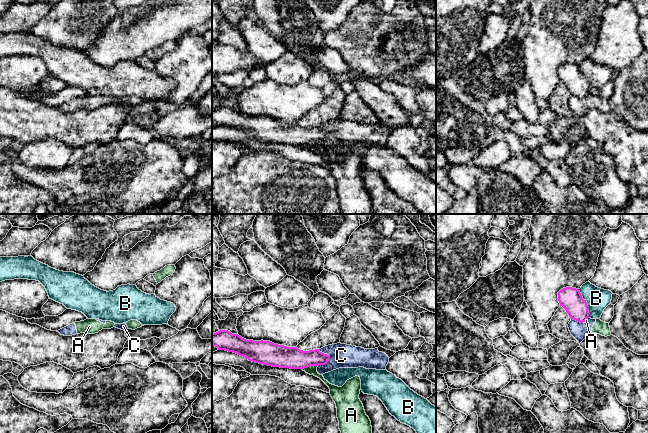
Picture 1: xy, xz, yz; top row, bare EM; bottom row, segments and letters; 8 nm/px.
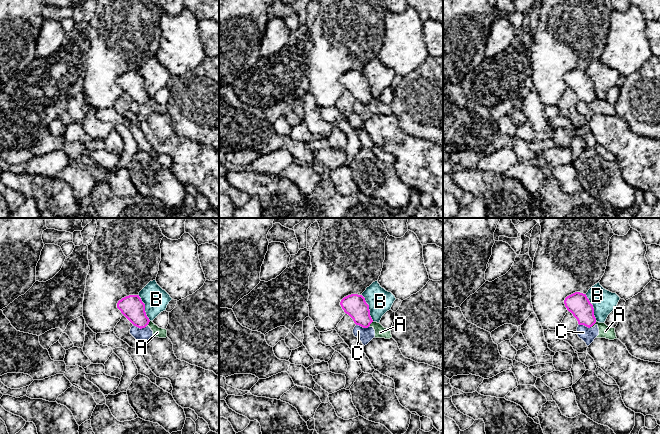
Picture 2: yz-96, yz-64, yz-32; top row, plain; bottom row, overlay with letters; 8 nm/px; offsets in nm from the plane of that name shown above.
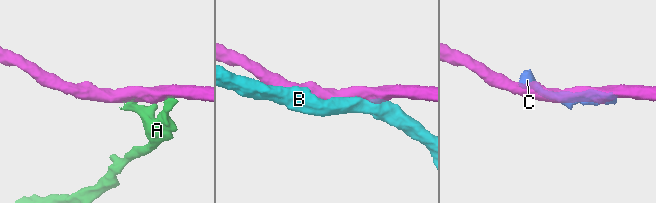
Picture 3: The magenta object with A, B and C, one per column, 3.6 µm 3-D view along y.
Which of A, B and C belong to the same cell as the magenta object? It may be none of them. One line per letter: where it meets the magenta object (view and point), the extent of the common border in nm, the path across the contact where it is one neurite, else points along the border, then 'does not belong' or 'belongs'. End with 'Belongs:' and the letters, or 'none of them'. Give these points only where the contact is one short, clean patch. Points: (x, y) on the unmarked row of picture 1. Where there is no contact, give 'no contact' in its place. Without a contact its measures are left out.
A: meets magenta in xz at (309, 142); contact 130 nm long; does not belong
B: meets magenta in yz at (586, 79); contact 240 nm long; does not belong
C: meets magenta in xz at (328, 131); contact 140 nm long; does not belong
Belongs: none of them

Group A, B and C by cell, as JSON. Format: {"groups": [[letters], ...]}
{"groups": [["A", "C"], ["B"]]}

